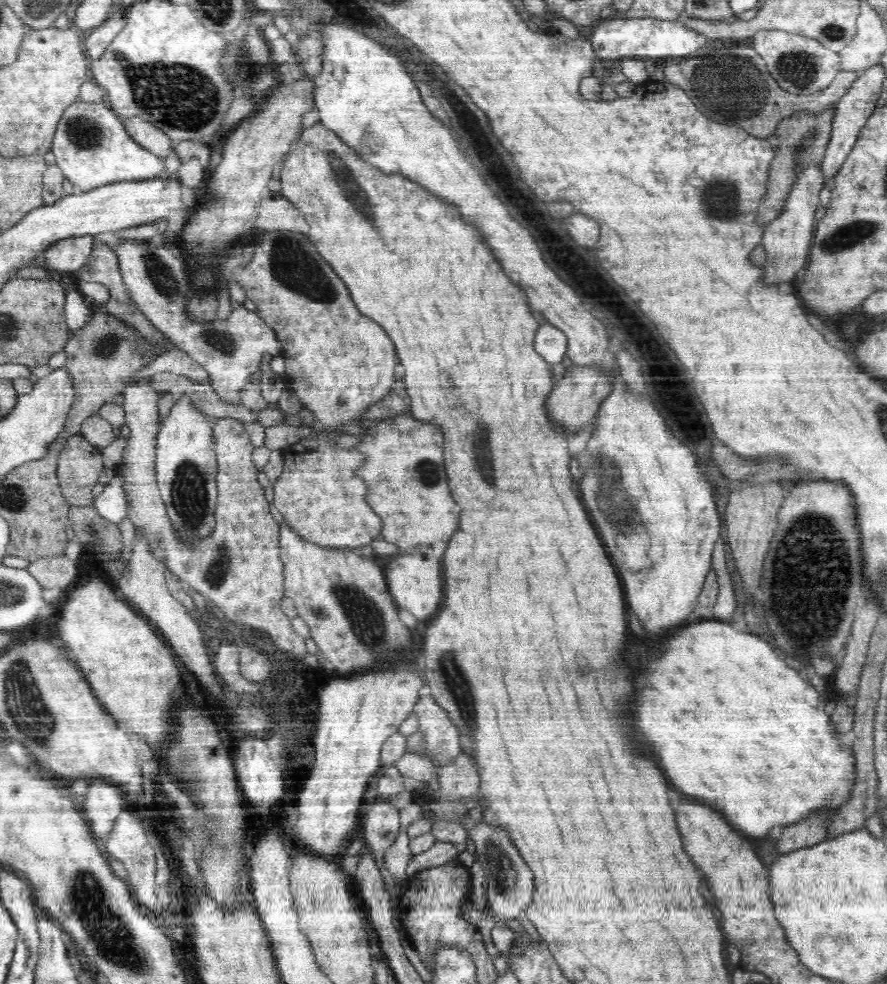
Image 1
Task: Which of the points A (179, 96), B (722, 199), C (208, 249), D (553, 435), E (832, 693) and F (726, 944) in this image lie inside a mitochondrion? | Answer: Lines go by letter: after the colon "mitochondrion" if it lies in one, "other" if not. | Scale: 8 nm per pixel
A: mitochondrion
B: mitochondrion
C: other
D: other
E: other
F: other

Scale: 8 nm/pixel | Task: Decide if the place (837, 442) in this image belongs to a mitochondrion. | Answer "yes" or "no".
no

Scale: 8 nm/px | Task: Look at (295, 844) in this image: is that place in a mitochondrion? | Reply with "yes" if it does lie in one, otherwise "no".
no

